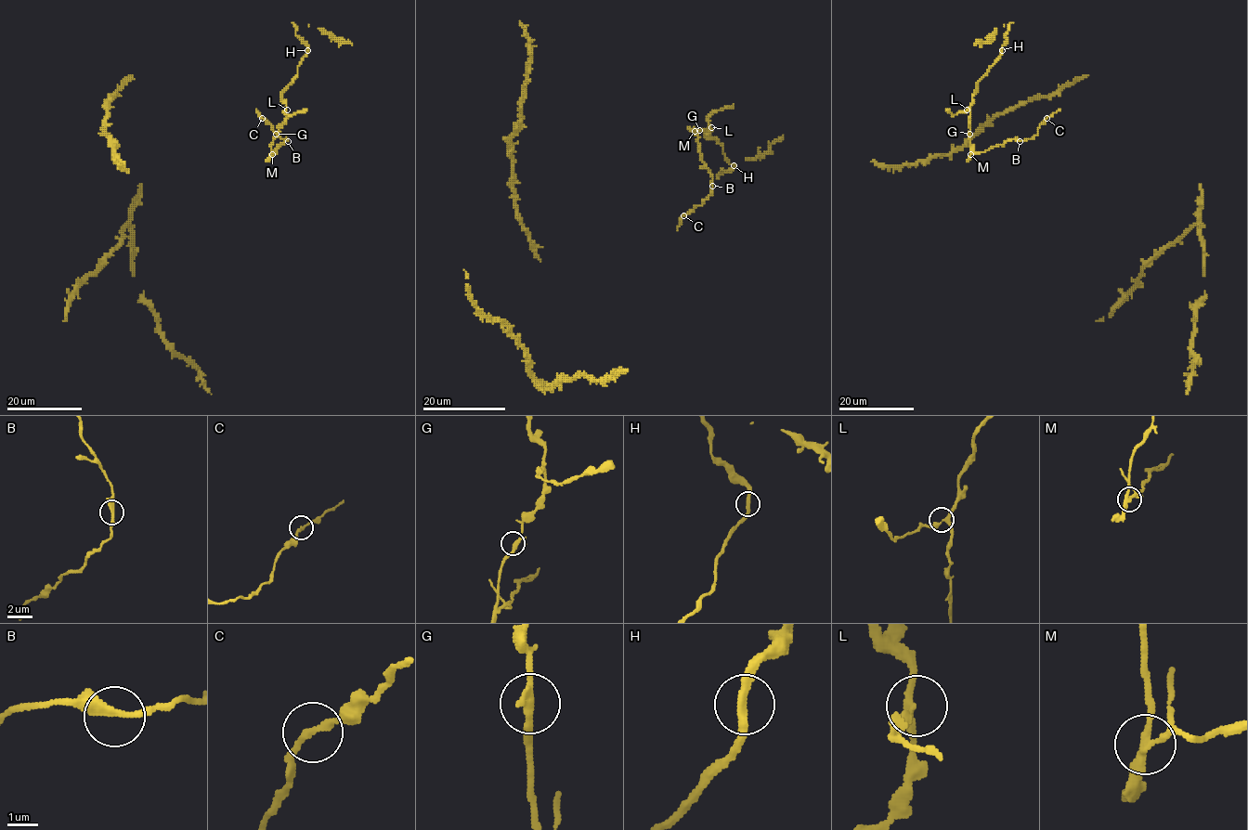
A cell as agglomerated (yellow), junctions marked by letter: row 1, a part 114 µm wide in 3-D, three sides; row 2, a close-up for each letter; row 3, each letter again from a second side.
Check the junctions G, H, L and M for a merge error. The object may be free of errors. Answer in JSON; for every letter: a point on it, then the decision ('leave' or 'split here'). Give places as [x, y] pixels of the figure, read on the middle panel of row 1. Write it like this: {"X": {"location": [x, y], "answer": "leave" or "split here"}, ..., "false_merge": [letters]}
{"G": {"location": [699, 130], "answer": "leave"}, "H": {"location": [734, 165], "answer": "leave"}, "L": {"location": [711, 127], "answer": "leave"}, "M": {"location": [695, 131], "answer": "split here"}, "false_merge": ["M"]}

